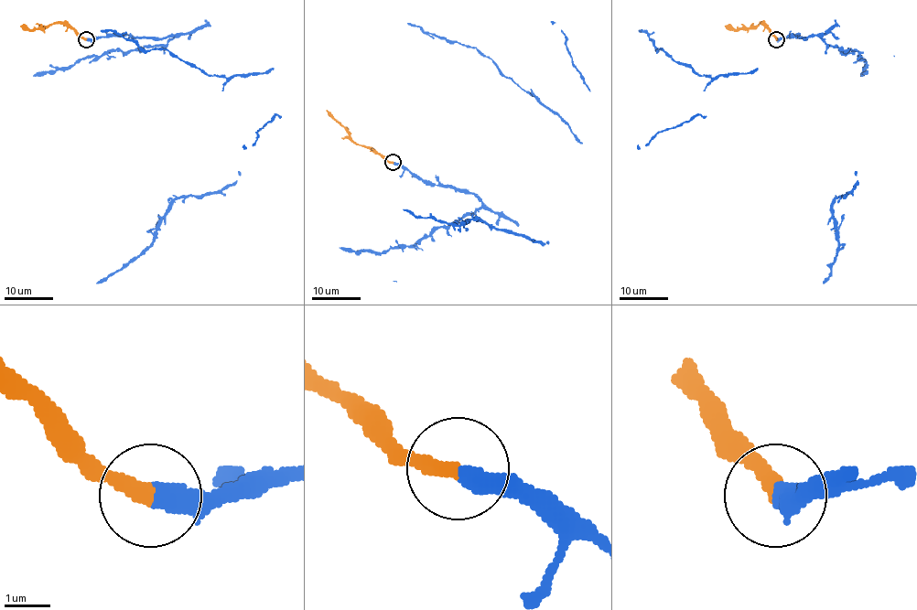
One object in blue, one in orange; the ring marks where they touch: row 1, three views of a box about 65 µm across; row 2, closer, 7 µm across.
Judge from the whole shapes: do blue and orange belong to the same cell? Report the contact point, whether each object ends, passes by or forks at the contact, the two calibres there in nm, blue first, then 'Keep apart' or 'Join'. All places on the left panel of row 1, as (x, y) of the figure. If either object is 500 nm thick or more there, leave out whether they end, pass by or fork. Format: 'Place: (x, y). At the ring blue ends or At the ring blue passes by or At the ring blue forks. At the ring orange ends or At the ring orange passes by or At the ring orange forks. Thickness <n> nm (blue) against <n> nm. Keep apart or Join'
Place: (86, 39). At the ring blue ends. At the ring orange ends. Thickness 480 nm (blue) against 360 nm. Join

